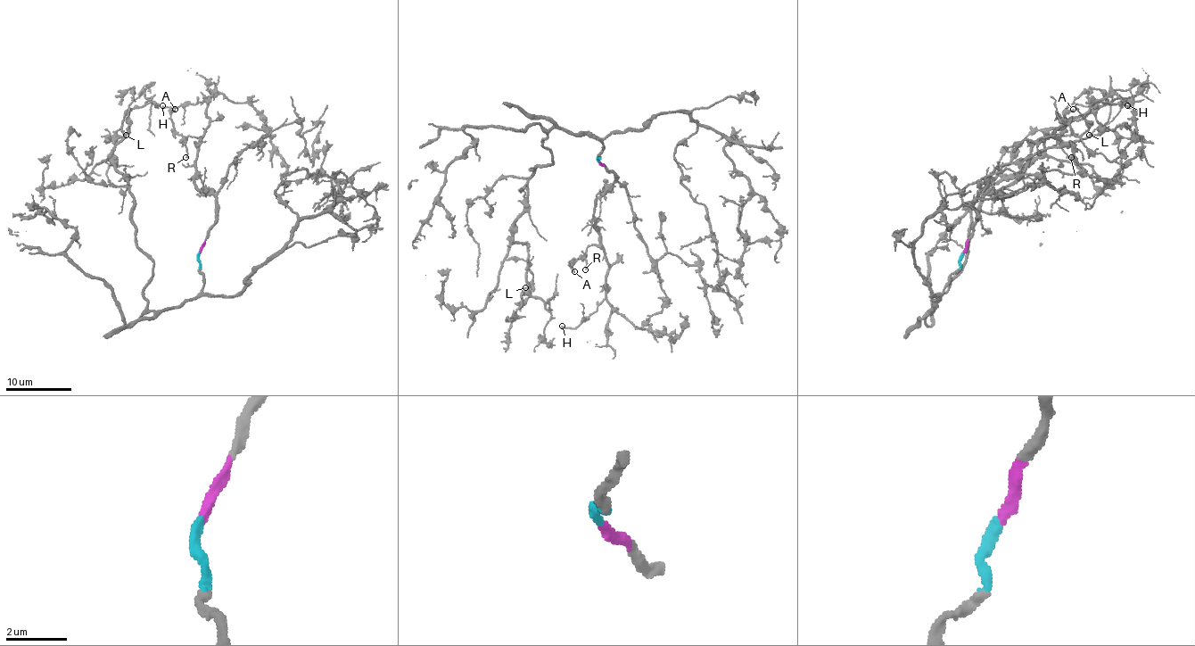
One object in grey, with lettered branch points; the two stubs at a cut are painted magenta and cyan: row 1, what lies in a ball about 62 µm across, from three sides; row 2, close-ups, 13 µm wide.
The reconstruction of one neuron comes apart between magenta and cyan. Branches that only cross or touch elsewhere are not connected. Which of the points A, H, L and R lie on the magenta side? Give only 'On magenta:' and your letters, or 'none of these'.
On magenta: A, H, R

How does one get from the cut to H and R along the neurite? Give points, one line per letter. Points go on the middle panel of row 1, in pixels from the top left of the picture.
H: (599, 161), (613, 175), (594, 208), (599, 247), (609, 269), (605, 294), (604, 300), (574, 327), (562, 326)
R: (599, 161), (613, 178), (596, 200), (594, 223), (599, 243), (588, 247), (584, 269)

